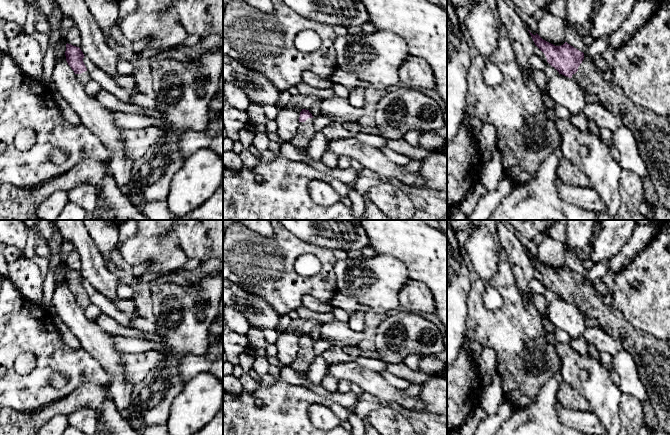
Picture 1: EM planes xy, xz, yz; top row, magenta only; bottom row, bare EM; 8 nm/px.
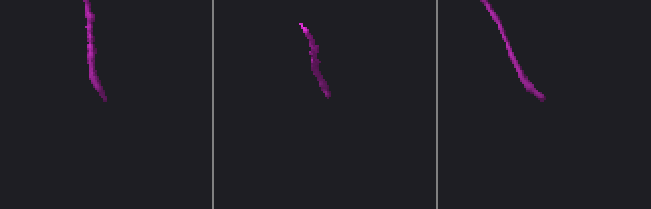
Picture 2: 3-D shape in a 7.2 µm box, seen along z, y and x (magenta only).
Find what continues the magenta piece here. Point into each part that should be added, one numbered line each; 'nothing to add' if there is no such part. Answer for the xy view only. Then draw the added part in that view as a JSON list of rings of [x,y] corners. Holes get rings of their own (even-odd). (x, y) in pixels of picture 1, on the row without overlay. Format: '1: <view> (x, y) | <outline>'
1: xy (83, 302) | [[[85,295],[81,298],[76,298],[76,302],[78,303],[78,305],[82,308],[82,309],[86,309],[89,304],[91,303],[90,302],[90,298],[88,297],[88,295]]]

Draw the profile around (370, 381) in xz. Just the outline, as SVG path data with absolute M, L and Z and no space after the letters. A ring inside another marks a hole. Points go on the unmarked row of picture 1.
M355 362L328 366L328 372L338 381L345 380L358 385L363 392L381 401L394 402L407 409L423 411L424 403L418 395L408 395L391 386L378 371L363 367Z

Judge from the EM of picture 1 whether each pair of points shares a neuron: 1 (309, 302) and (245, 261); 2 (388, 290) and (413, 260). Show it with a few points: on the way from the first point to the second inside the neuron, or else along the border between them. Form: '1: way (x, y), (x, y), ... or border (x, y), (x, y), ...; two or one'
1: border (300, 299), (304, 295), (312, 295), (325, 302); two
2: border (387, 254), (395, 256), (404, 264), (410, 278); two

